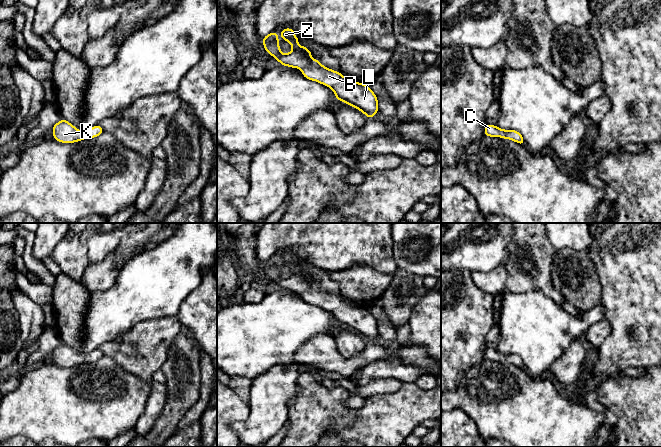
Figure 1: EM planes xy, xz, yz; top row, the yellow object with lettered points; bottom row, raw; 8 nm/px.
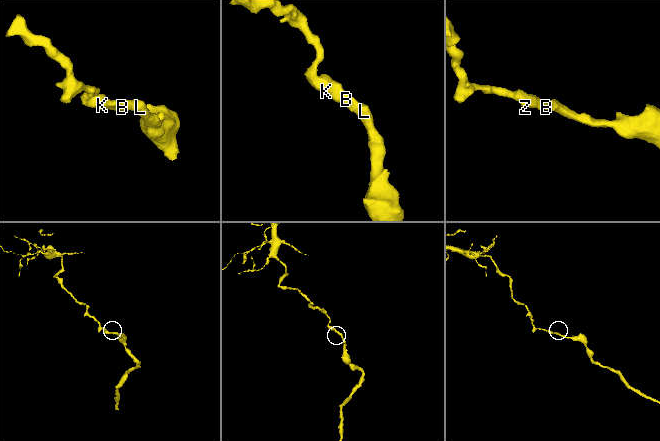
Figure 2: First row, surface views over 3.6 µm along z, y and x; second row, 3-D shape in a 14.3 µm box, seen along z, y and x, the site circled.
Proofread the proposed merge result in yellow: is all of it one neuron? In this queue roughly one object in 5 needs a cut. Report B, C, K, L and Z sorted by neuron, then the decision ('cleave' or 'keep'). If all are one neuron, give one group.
B C K L Z | keep

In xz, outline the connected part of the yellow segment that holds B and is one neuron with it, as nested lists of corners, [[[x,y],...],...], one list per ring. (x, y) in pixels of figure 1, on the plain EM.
[[[283,253],[281,261],[294,272],[288,278],[281,277],[276,255],[263,261],[263,270],[283,290],[301,293],[305,302],[330,311],[334,315],[336,323],[359,333],[367,342],[375,341],[378,336],[378,324],[366,308],[349,305],[341,297],[321,289],[318,283],[312,285],[312,278],[308,272],[297,270],[299,264],[293,253]]]

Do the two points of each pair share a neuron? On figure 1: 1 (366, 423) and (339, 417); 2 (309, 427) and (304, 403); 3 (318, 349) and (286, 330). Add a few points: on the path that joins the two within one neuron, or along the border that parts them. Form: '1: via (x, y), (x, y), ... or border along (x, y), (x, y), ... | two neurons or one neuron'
1: border along (356, 410), (356, 419), (350, 426), (332, 429) | two neurons
2: via (309, 421), (309, 409) | one neuron
3: border along (327, 333), (309, 338), (296, 351), (295, 360) | two neurons

